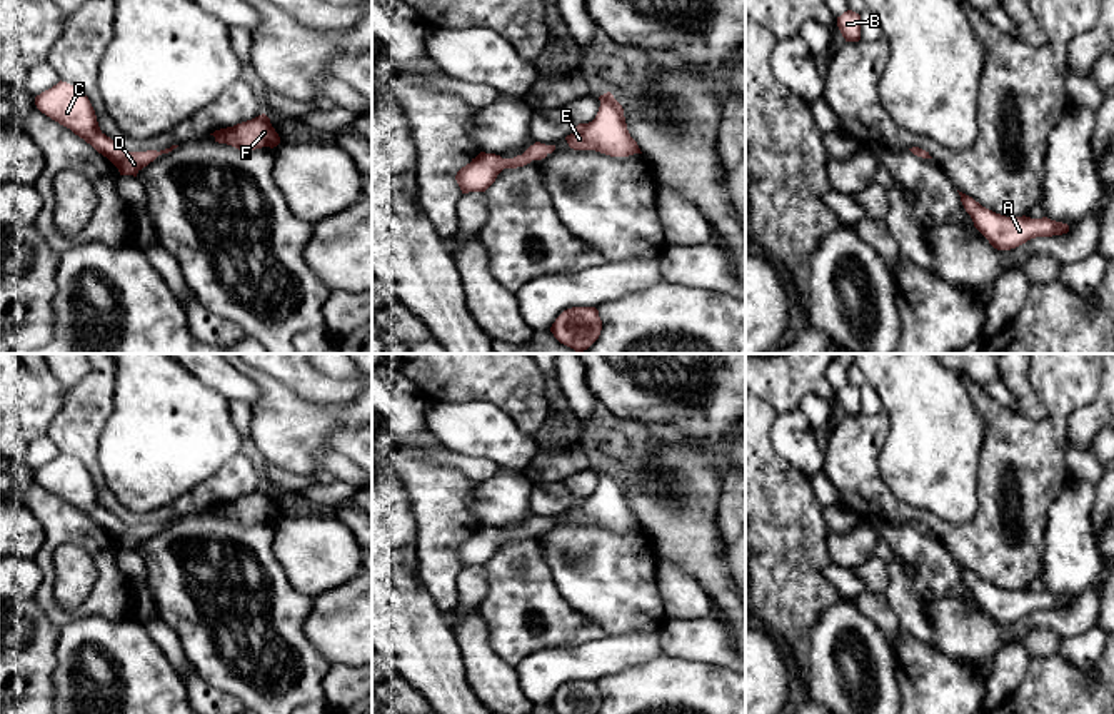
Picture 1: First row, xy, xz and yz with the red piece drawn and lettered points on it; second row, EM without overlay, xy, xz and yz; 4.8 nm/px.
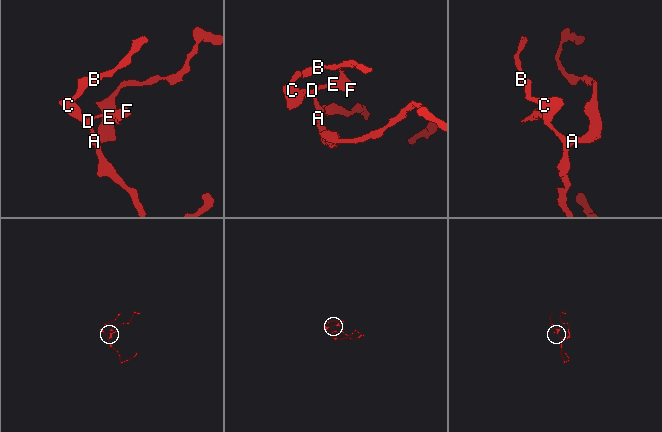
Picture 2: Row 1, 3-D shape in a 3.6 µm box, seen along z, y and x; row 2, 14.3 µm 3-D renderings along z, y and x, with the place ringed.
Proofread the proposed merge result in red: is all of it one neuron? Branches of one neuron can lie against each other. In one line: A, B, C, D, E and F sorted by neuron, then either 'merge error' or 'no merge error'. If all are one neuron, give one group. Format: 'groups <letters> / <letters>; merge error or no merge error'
groups A B C D E F; no merge error

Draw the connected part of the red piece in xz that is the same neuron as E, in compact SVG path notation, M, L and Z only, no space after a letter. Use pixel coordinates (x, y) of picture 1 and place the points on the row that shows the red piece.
M610 92L599 97L600 107L595 118L579 123L565 137L574 150L595 150L610 157L629 157L642 153L637 142L630 137L622 105Z

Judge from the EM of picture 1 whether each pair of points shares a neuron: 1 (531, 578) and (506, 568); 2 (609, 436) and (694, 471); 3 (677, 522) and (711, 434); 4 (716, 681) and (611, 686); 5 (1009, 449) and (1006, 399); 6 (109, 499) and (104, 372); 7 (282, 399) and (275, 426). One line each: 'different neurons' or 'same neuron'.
1: same neuron
2: different neurons
3: different neurons
4: same neuron
5: different neurons
6: same neuron
7: same neuron

